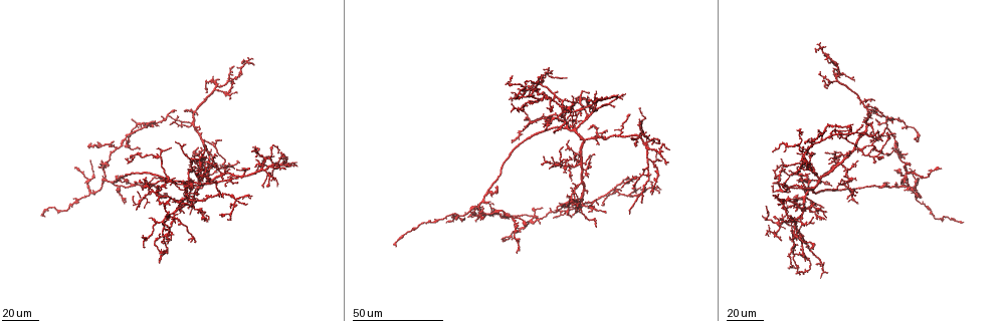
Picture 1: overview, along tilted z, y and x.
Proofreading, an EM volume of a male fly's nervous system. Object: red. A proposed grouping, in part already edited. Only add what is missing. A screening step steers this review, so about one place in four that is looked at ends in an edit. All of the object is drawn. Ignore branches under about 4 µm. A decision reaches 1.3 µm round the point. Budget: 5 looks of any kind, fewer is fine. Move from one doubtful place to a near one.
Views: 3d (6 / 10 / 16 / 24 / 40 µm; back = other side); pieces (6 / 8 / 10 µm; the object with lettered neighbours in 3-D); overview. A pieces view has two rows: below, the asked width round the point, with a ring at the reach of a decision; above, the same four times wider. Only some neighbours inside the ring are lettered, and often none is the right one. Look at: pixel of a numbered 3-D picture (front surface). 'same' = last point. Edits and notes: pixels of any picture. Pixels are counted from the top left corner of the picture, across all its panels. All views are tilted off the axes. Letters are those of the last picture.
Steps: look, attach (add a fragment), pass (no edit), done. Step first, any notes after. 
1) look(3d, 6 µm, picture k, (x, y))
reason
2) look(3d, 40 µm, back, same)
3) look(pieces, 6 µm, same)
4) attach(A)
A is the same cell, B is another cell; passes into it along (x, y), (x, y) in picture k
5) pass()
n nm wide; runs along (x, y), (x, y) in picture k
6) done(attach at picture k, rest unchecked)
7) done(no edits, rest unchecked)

look(3d, 40 µm, picture 1, (904, 127))
free end

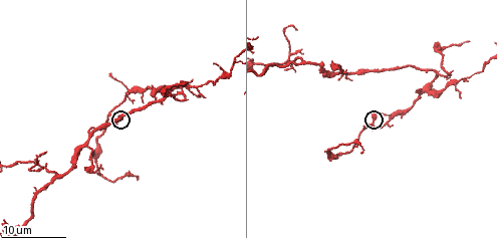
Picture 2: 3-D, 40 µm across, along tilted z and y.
look(pieces, 6 µm, picture 2, (373, 116))
what lies round it

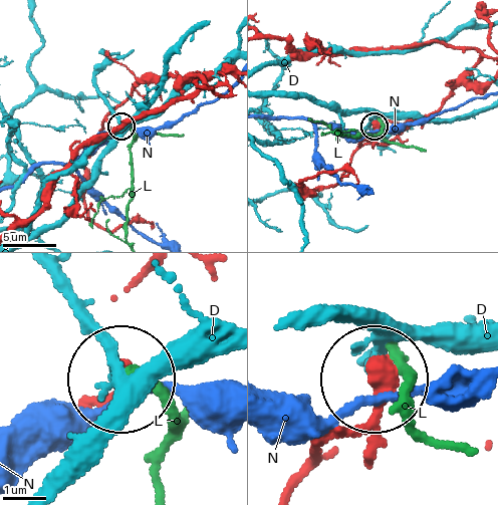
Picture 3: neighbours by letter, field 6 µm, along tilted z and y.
pass()
D, L and N are other cells; none of them fits

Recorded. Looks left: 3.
look(3d, 24 µm, picture 1, (885, 130))
free end

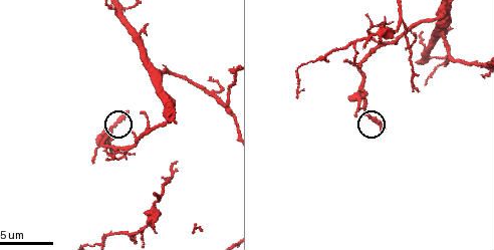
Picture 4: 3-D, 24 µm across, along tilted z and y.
look(pieces, 10 µm, picture 4, (126, 111))
what lies round it

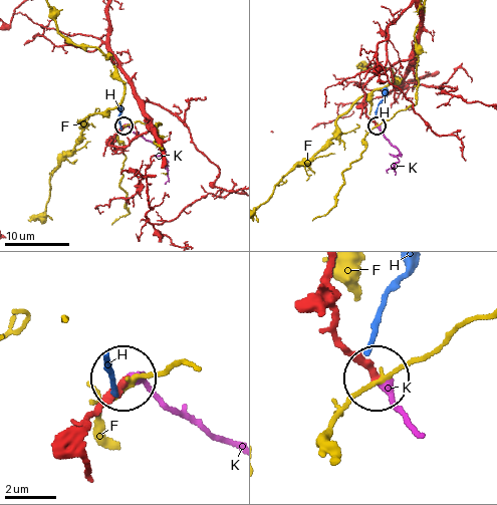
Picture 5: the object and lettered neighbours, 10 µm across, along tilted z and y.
attach(K)
K is the same cell, F and H are other cells; passes into it along (333, 311), (342, 340), (414, 432) in picture 5; it goes on there

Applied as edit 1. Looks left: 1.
done(attach at picture 5, rest unchecked)

